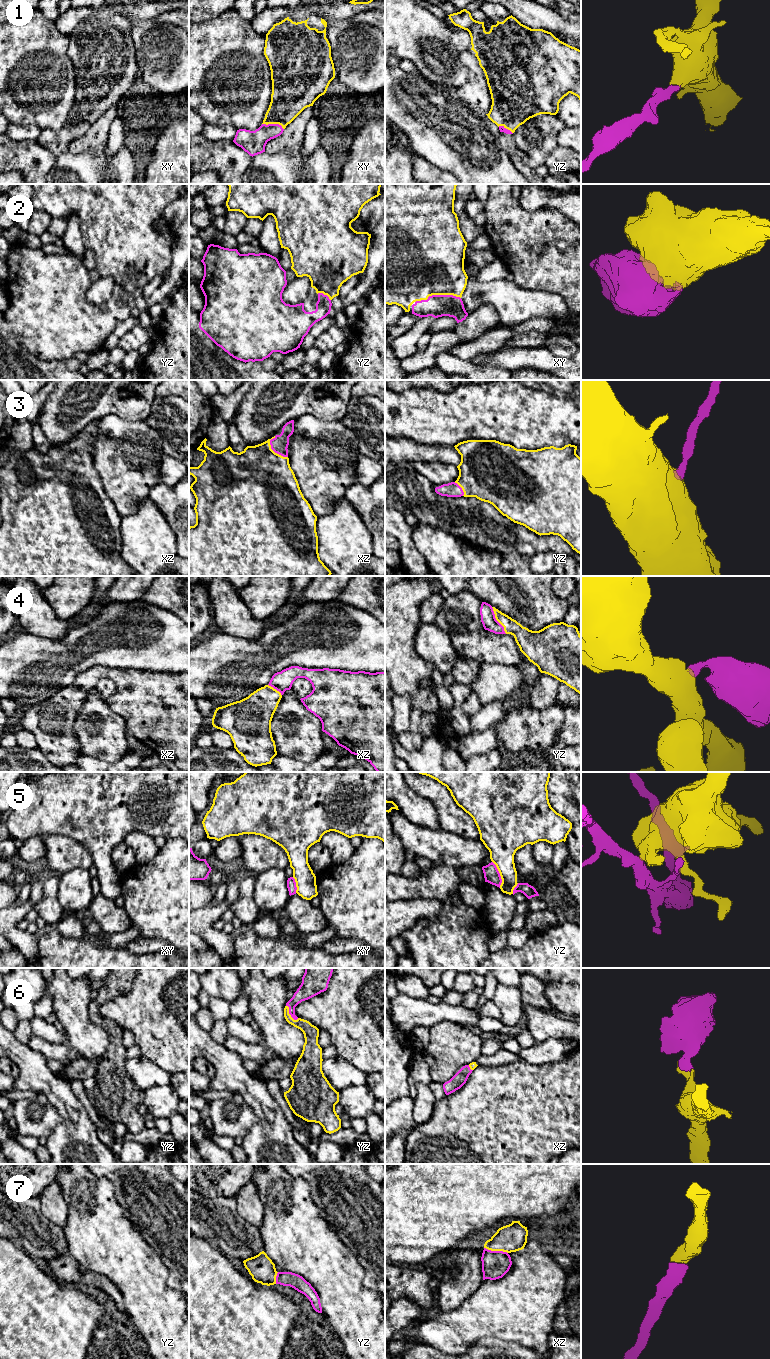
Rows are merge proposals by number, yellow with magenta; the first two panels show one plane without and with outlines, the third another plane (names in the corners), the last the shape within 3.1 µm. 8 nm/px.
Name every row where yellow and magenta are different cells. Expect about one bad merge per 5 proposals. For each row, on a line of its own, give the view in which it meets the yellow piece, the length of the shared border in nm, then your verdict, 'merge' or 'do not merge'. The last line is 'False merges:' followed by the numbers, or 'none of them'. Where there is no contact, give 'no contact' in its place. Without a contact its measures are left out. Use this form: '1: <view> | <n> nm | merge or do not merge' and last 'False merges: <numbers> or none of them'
1: xy | 180 nm | merge
2: xy | 380 nm | merge
3: xz | 200 nm | merge
4: yz | 240 nm | merge
5: yz | 220 nm | do not merge
6: yz | 150 nm | merge
7: xz | 200 nm | merge
False merges: 5

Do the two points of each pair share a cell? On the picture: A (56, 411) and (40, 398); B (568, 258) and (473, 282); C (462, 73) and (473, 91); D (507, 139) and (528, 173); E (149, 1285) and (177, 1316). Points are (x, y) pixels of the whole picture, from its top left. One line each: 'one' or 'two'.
A: two
B: two
C: two
D: one
E: one

